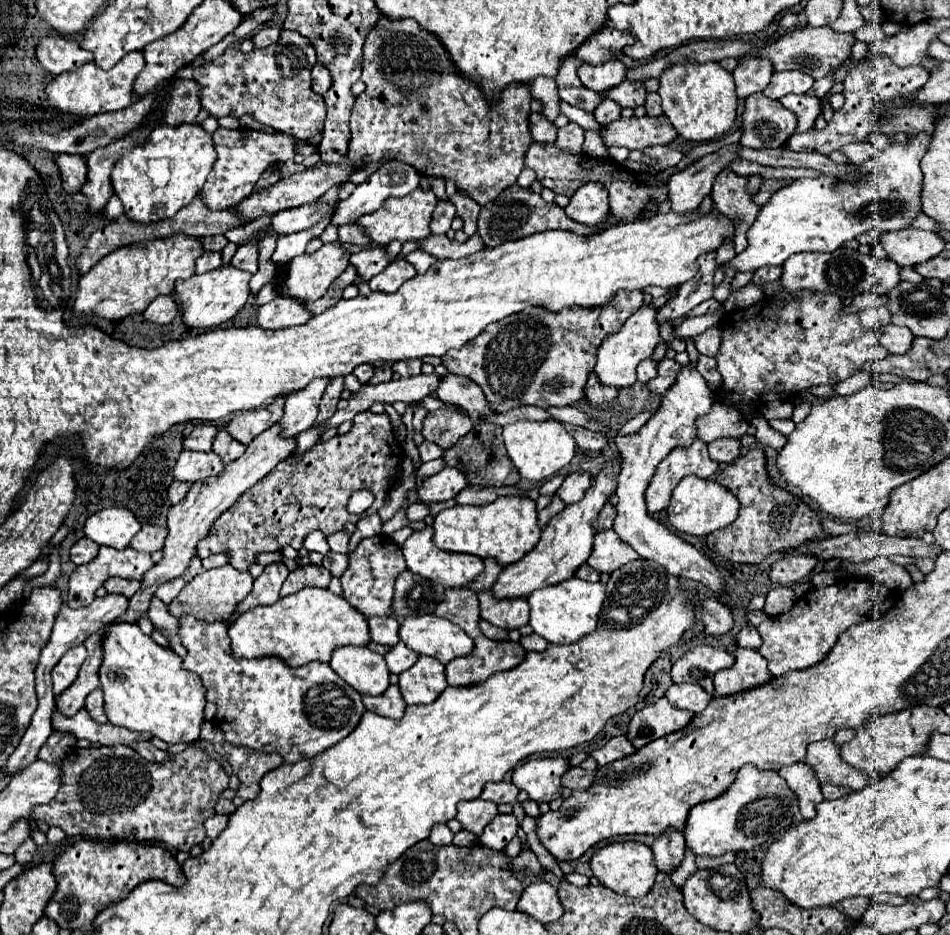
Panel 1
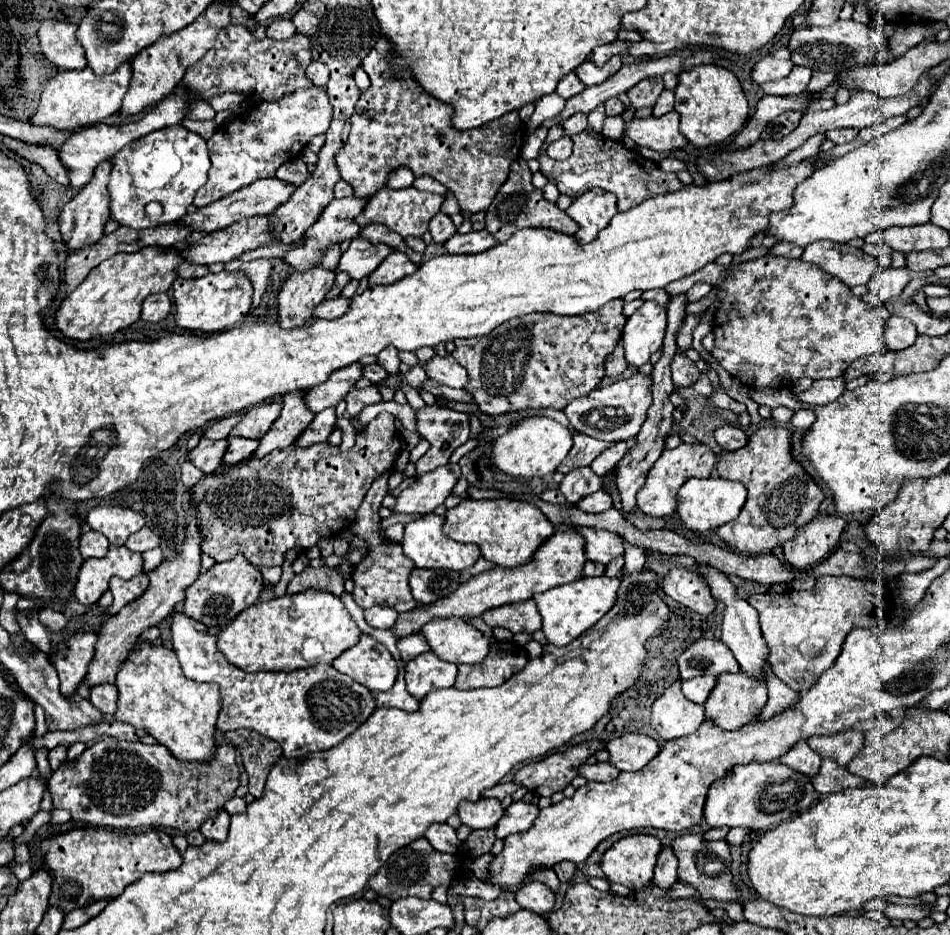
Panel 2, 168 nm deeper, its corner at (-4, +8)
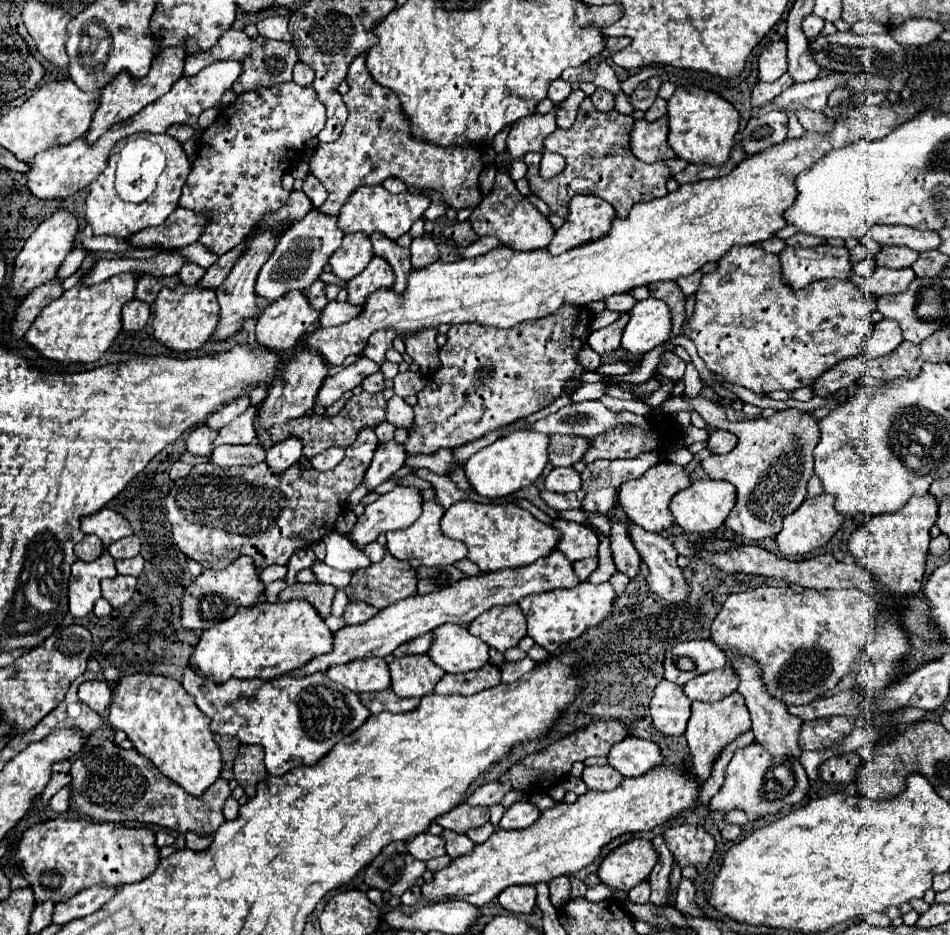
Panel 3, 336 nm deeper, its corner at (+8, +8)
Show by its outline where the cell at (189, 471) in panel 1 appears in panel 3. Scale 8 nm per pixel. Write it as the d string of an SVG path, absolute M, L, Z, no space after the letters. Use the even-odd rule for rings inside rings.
M198 425L188 437L188 451L192 455L210 455L216 435L218 433L214 429L208 429L208 425Z

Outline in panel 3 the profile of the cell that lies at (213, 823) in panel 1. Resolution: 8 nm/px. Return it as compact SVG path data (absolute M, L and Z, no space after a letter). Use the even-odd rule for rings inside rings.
M186 833L186 849L192 851L206 851L212 843L212 837L208 835L196 835L196 833Z

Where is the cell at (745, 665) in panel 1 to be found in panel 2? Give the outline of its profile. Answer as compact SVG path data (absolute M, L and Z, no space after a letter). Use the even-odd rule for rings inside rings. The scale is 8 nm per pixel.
M722 673L716 681L716 687L712 689L708 701L704 703L706 709L706 717L714 719L716 725L720 725L722 729L738 729L740 725L756 719L762 711L762 707L766 705L766 683L762 677L748 677L748 673Z

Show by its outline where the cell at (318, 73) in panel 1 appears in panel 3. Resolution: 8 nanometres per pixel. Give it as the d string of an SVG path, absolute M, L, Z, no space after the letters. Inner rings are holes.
M298 61L296 67L294 67L294 79L292 81L298 83L298 85L304 85L304 87L310 87L312 81L314 81L314 71L306 63Z

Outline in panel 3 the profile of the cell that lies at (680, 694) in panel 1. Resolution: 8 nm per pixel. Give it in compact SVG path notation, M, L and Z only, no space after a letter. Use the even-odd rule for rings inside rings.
M726 663L724 669L714 669L712 673L704 673L688 681L684 685L684 693L692 701L720 701L732 695L738 689L738 683L736 671Z

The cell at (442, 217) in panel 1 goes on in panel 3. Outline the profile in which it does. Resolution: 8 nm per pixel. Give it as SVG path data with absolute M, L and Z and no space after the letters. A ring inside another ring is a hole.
M428 233L414 239L410 245L410 251L412 251L412 267L414 269L424 269L440 259L440 251L438 251L432 235L428 235Z

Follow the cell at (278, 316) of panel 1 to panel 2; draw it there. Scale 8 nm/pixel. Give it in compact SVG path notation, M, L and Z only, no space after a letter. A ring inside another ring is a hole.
M340 295L340 297L332 299L332 301L322 301L320 305L316 305L314 317L320 317L320 319L336 319L336 317L340 317L346 309L348 309L348 299Z

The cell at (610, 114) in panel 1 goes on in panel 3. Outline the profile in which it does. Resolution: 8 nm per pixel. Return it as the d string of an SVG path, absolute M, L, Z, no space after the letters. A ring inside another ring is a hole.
M596 89L590 99L598 111L612 111L614 109L614 95L606 93L606 89Z

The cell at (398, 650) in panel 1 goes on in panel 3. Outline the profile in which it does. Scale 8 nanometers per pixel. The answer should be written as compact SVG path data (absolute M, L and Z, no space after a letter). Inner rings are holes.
M428 633L428 635L420 635L420 637L412 639L412 641L408 641L408 651L406 651L406 653L428 653L432 641L434 641L432 633Z

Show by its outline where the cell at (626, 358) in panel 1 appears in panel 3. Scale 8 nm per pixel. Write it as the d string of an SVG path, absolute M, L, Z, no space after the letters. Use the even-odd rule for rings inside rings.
M644 299L630 311L630 323L622 335L622 347L630 355L644 355L668 341L672 329L670 307L660 299Z

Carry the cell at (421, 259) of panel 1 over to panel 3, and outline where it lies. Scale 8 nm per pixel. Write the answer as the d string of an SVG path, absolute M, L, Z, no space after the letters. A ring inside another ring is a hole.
M364 233L344 235L342 245L330 257L332 273L344 281L350 281L354 275L364 271L372 257L374 257L372 243Z

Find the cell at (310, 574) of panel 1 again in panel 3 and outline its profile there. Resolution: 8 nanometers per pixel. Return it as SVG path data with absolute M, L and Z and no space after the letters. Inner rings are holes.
M294 583L286 587L280 595L278 601L288 601L288 599L304 599L314 605L314 609L320 613L322 619L326 619L332 613L332 599L334 599L336 587L326 585L326 583Z

